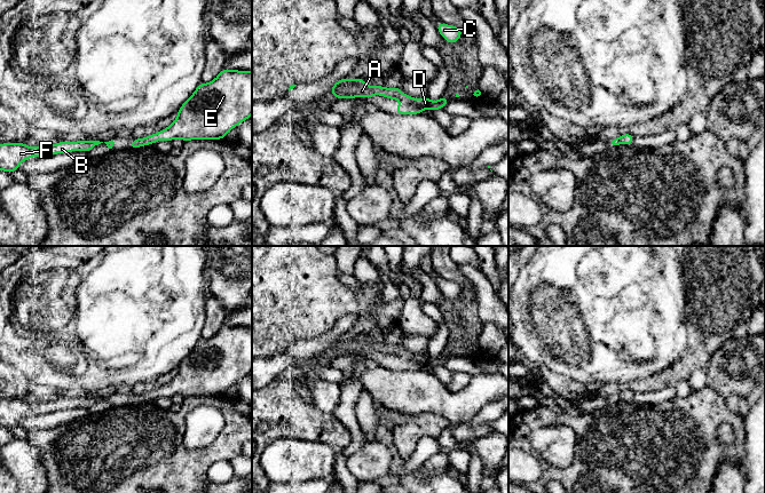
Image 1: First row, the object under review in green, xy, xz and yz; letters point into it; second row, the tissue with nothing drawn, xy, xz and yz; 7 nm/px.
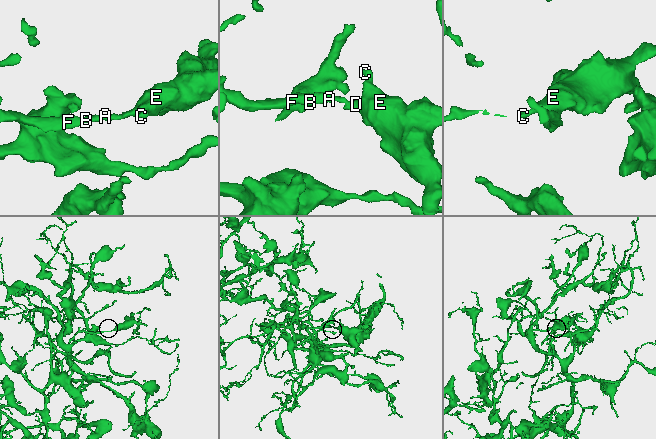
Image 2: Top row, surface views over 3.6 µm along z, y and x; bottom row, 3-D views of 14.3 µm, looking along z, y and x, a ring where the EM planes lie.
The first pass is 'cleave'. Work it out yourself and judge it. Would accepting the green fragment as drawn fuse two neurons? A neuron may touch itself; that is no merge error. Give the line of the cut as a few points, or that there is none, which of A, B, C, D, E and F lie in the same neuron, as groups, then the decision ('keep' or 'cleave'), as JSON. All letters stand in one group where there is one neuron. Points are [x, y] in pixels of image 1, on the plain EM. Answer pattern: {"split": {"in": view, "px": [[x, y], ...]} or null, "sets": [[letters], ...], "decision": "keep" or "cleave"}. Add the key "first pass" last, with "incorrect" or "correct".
{"split": null, "sets": [["A", "B", "C", "D", "E", "F"]], "decision": "keep", "first pass": "incorrect"}

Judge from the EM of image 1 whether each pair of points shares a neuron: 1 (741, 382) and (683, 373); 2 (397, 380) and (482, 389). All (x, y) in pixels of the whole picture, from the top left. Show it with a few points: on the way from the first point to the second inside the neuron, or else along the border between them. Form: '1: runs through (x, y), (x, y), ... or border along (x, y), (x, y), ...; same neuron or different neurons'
1: border along (720, 346), (703, 367); different neurons
2: runs through (418, 392), (435, 398), (462, 398); same neuron

